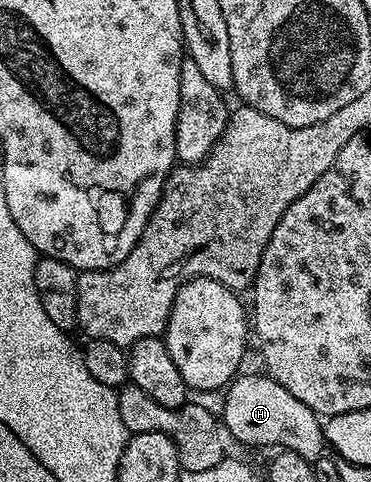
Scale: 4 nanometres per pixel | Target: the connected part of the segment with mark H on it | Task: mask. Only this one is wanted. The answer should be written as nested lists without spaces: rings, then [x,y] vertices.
[[[241,374],[227,386],[220,417],[227,434],[244,445],[288,449],[311,463],[323,456],[326,449],[325,428],[321,418],[307,404],[300,403],[284,390],[273,377]]]

